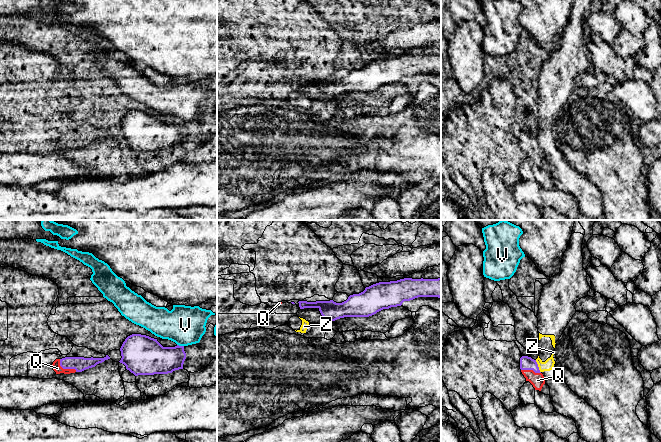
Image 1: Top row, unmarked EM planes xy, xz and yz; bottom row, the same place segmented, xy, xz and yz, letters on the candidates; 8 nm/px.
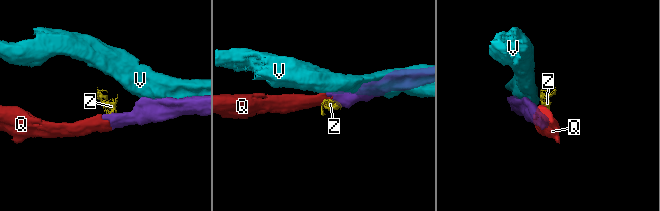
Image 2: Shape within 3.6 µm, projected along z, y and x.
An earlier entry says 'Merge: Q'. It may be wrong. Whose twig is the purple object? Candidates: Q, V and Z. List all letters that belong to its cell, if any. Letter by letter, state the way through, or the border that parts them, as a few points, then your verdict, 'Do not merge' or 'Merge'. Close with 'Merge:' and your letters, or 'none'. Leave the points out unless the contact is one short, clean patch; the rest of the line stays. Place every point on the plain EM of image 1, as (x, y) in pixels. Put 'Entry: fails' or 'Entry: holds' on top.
Entry: holds
Q: Path across: xy (80, 140), (69, 140), (65, 144), (57, 144). Merge
V: Do not merge
Z: Boundary: yz (535, 136), (540, 148). Do not merge
Merge: Q

